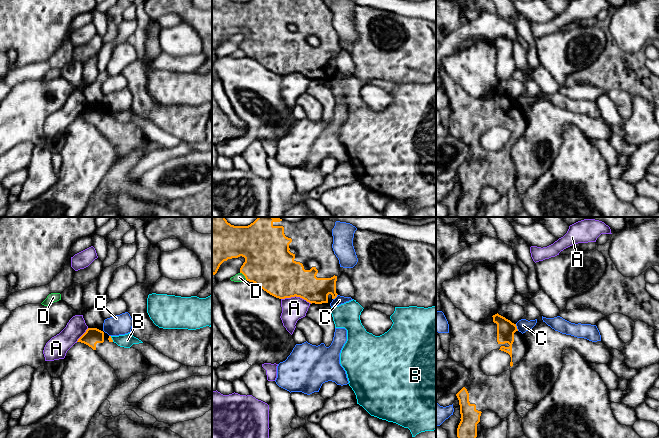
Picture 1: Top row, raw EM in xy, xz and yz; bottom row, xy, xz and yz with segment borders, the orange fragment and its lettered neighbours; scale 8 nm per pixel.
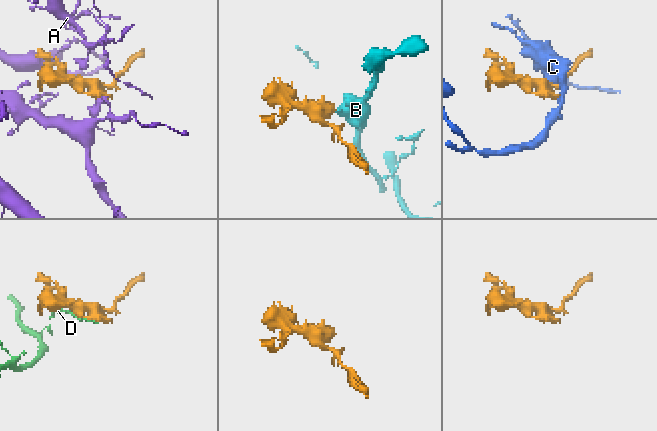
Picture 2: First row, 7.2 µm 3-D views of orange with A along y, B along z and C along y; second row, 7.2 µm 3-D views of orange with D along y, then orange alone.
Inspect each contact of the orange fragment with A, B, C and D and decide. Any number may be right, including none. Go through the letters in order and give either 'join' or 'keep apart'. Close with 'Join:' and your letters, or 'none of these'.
A: keep apart
B: keep apart
C: keep apart
D: keep apart
Join: none of these

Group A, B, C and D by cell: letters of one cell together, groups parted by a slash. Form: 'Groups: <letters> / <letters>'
Groups: A / B / C / D

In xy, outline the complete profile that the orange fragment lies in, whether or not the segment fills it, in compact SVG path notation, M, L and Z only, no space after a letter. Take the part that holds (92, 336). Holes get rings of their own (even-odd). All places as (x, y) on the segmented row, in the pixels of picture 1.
M88 328L77 342L95 350L116 371L121 384L137 373L147 376L165 373L152 365L138 350L118 346L111 336L97 328Z

